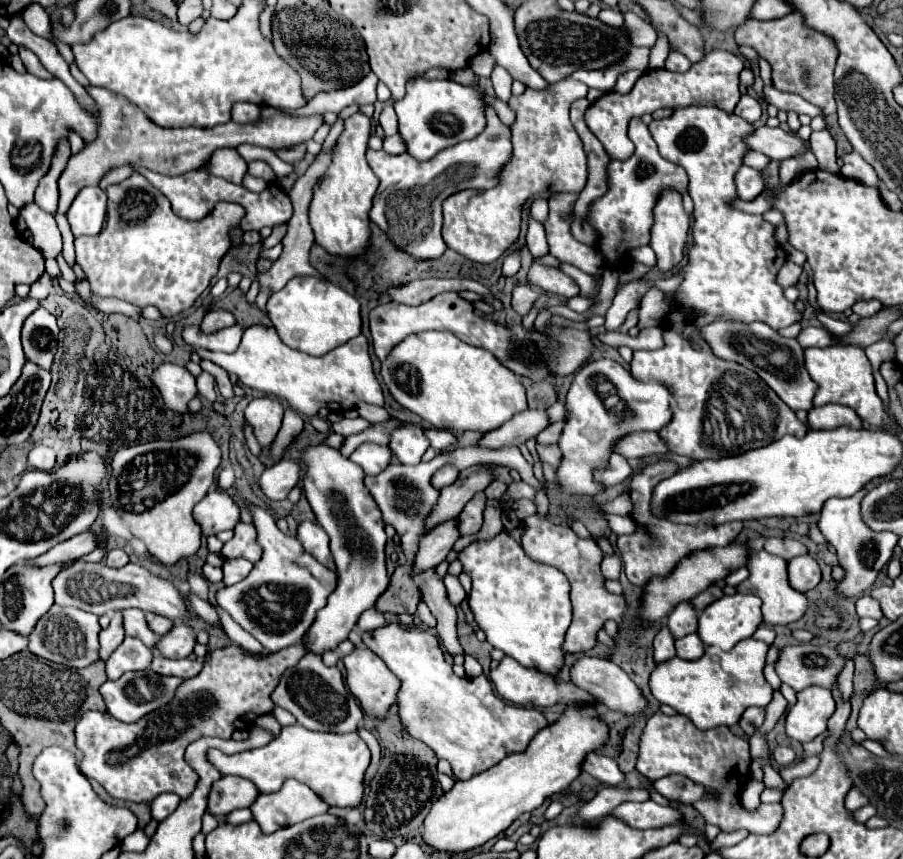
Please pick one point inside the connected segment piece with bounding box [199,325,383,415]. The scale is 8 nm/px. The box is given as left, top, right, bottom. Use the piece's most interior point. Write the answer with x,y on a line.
338,380

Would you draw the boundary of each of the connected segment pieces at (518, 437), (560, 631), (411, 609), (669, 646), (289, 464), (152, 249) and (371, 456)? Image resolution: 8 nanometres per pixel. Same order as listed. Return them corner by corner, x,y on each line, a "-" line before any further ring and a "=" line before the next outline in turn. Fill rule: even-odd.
527,409
523,413
517,413
505,425
485,433
479,445
491,445
491,447
505,445
505,443
521,445
531,437
537,437
547,425
549,425
549,417
545,409
=
501,531
491,541
475,541
467,549
459,553
459,561
463,563
463,571
467,571
473,579
473,589
469,593
469,605
475,615
477,625
487,633
487,641
501,649
505,655
517,659
521,665
529,669
537,669
547,673
549,677
557,677
565,665
563,641
567,627
571,625
571,601
569,601
569,581
567,577
551,565
543,565
525,555
521,545
=
405,565
397,567
391,575
389,589
377,599
377,609
381,613
415,613
421,601
421,591
417,589
415,581
409,577
=
661,627
661,631
657,633
655,641
653,641
653,647
655,647
655,661
661,663
661,661
667,661
671,657
675,657
675,647
673,647
673,635
669,631
669,627
=
283,459
275,467
265,469
259,483
263,493
271,501
281,501
287,499
289,491
301,481
303,477
303,467
297,459
=
133,173
129,179
107,187
107,227
97,237
77,237
77,265
85,271
91,291
99,297
117,297
137,307
153,305
161,311
161,317
175,317
187,311
195,299
209,287
217,275
221,257
229,251
229,229
239,225
245,211
235,203
217,203
215,211
203,219
189,221
173,213
169,199
155,189
143,175
=
365,443
365,445
359,445
351,455
351,461
361,465
365,475
377,475
381,473
391,457
393,457
393,451
389,447
381,447
381,445
375,445
375,443

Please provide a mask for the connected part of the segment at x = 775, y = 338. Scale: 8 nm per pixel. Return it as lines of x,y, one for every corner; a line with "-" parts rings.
717,319
709,325
699,327
697,331
699,331
699,337
709,345
715,357
723,361
735,361
755,371
793,411
799,411
799,409
809,411
813,407
813,391
817,391
817,385
805,371
803,349
795,339
781,337
767,323
761,323
761,321
741,323
741,321

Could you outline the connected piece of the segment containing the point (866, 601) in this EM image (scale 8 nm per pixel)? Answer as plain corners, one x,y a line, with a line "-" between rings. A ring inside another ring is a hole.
863,595
857,603
857,615
859,617
873,617
873,619
881,619
883,611
879,607
879,601
873,599
871,595

